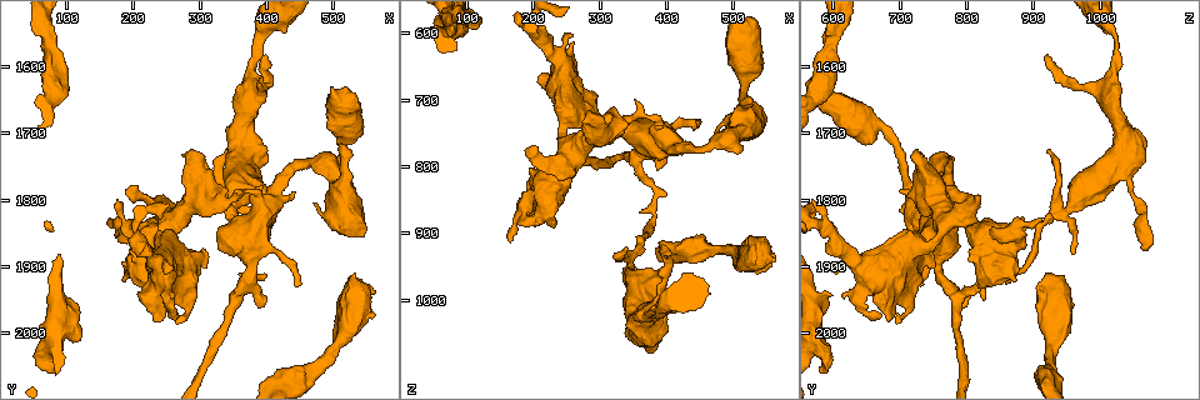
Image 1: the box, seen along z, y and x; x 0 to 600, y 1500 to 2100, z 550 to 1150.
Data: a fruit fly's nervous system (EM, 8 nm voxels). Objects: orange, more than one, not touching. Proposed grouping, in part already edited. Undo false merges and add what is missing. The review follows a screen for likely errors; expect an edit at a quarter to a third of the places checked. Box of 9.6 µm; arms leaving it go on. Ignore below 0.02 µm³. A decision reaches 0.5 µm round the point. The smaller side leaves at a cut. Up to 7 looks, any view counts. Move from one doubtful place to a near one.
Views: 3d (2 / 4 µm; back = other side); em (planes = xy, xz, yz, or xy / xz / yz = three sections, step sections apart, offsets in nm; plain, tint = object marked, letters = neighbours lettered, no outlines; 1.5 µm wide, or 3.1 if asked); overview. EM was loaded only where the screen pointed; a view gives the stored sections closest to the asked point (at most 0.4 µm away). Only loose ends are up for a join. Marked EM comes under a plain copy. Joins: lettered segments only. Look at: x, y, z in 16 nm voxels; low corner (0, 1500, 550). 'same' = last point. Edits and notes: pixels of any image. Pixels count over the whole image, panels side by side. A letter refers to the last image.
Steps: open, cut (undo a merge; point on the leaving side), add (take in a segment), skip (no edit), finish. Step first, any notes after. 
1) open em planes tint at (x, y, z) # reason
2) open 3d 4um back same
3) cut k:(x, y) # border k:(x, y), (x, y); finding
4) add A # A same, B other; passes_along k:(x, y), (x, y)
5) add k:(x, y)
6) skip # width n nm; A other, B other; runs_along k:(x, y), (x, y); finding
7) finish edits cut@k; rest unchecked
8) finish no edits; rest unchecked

open em xz step 4 tint at (350, 1820, 935) # calibre changes

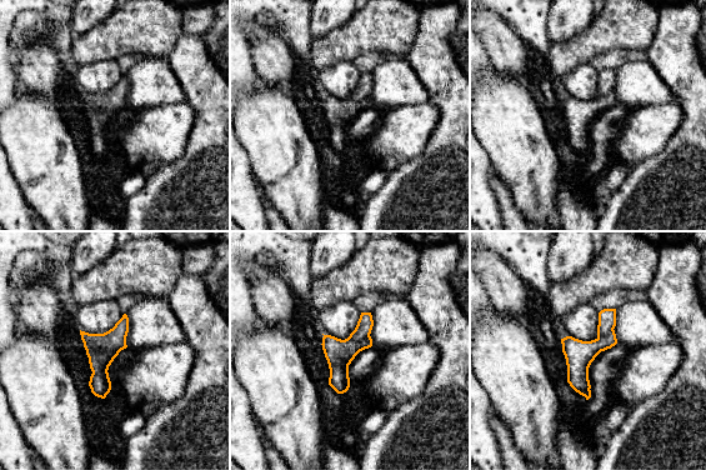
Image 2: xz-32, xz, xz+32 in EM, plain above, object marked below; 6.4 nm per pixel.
open em planes letters same

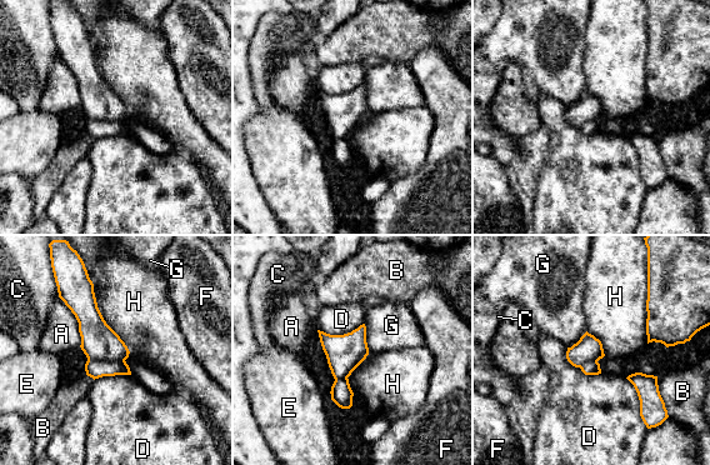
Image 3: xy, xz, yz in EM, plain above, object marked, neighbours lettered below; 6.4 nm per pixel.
cut 3:(95, 369) # A other, B other, C other, D other, E other, F other, G other, H other; two neurons meet here

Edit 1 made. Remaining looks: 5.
open overview # see it whole again

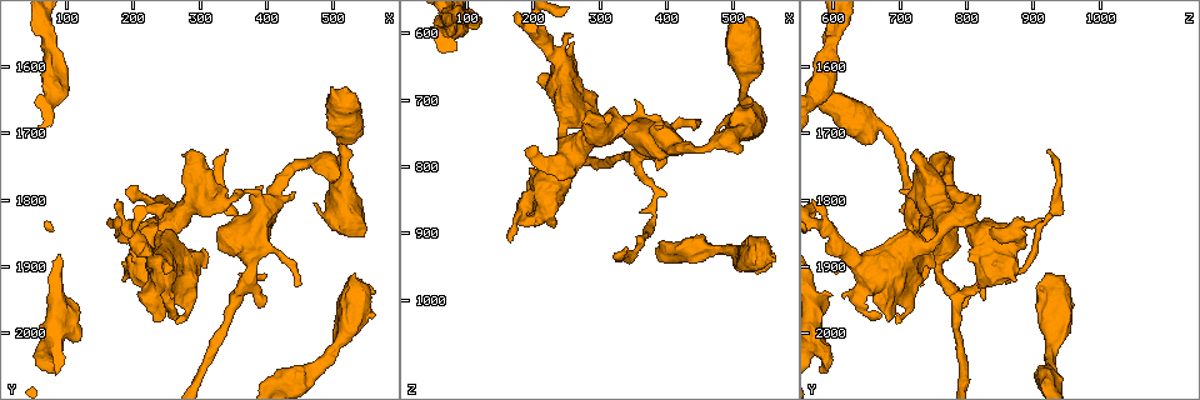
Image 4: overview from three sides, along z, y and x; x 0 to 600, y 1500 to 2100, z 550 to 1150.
open 3d 4um back at (485, 1740, 765)

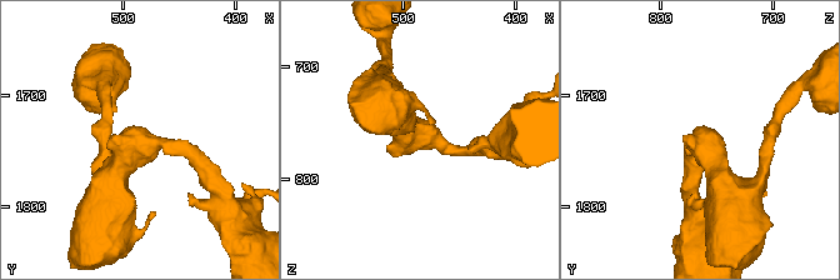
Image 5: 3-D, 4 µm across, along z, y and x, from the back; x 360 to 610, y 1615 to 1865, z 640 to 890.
open em planes tint at (480, 1746, 760) # arm_widths 180, 460 nm; shape alone is not enough

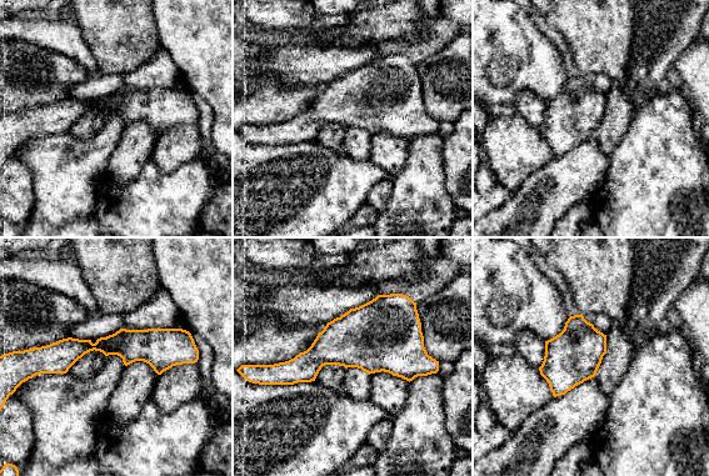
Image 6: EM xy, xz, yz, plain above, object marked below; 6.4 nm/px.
open em planes letters same # what lies round it

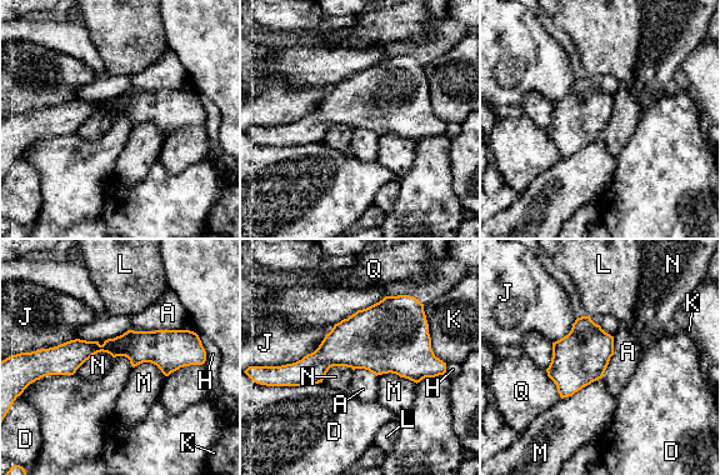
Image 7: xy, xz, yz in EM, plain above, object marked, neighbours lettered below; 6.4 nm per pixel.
skip # A other, D other, H other, J other, K other, L other, M other, N other, Q other; runs_along 7:(189, 359), (105, 346), (53, 369); one neuron here

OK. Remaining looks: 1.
finish edits cut@3; rest unchecked

